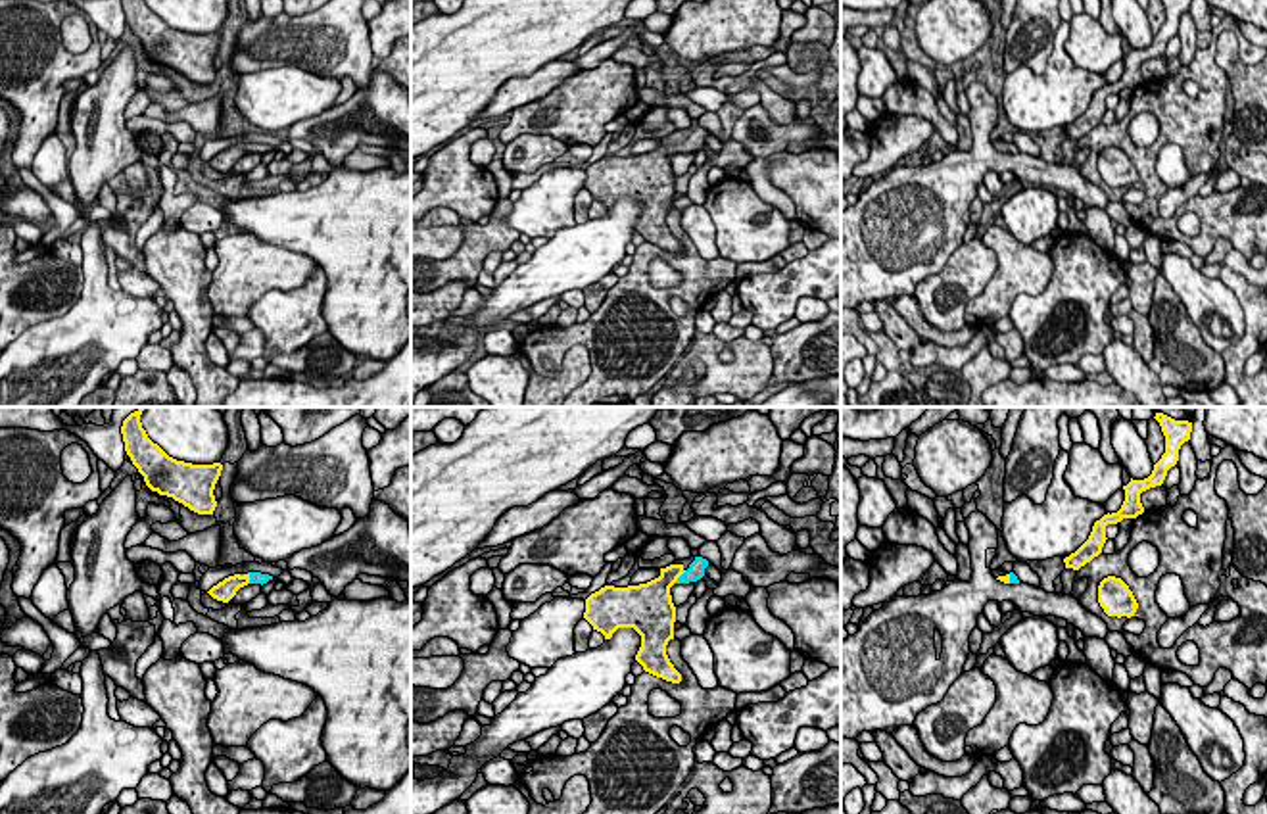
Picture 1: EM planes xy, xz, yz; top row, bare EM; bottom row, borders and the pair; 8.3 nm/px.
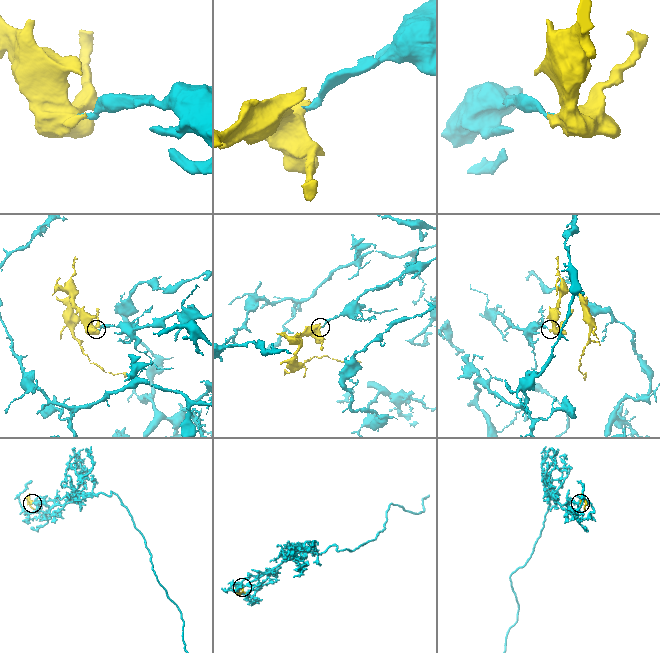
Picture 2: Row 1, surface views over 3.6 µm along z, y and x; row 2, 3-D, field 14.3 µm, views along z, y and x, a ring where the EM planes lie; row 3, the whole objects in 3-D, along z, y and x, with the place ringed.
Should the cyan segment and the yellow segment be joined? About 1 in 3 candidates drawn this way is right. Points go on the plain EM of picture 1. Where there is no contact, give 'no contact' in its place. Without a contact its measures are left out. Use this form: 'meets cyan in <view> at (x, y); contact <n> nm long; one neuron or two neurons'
meets cyan in xz at (680, 146); contact 150 nm long; one neuron

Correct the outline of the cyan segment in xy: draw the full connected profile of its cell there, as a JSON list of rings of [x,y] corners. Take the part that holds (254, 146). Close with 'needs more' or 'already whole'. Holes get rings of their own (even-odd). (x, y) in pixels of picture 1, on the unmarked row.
[[[248,142],[244,146],[234,144],[225,148],[223,152],[219,152],[217,156],[213,156],[207,163],[223,173],[228,173],[236,161],[248,154],[267,154],[269,150],[273,150],[273,146],[269,144],[261,144],[261,142]]]; needs more

